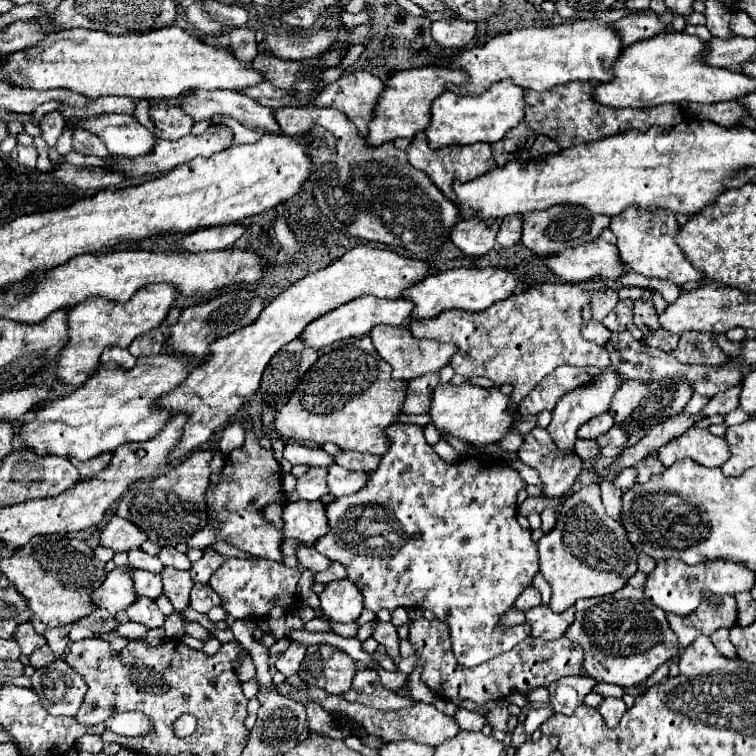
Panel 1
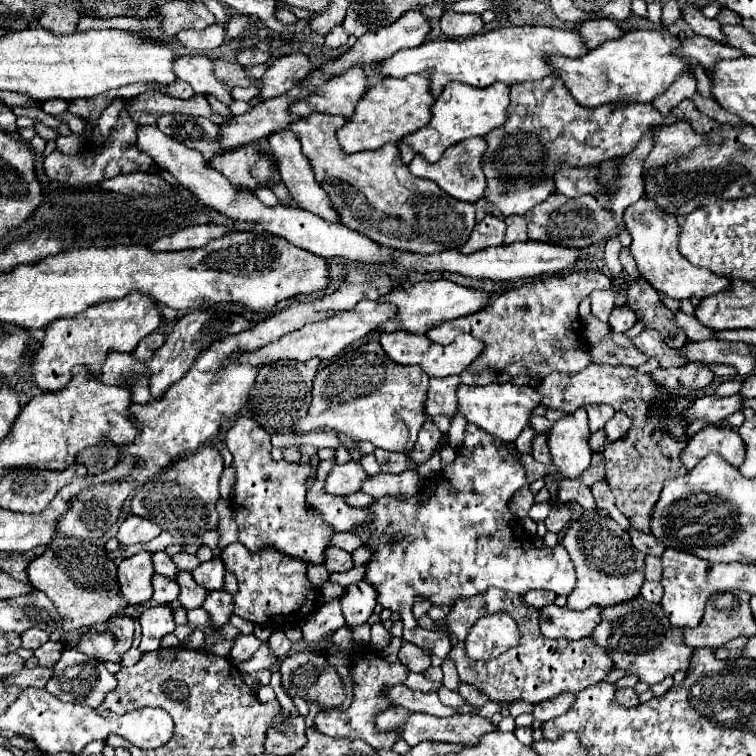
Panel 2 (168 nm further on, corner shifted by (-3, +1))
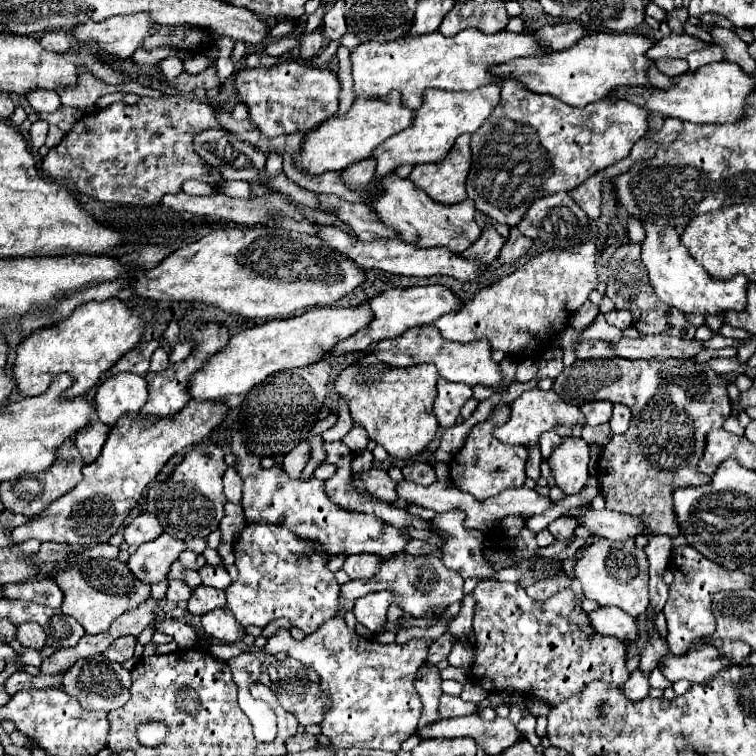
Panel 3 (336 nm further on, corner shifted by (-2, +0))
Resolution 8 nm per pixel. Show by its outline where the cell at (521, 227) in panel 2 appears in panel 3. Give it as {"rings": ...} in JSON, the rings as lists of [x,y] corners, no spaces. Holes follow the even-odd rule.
{"rings":[[[512,226],[512,228],[510,228],[510,236],[508,236],[508,240],[506,240],[504,248],[500,250],[498,262],[502,262],[502,264],[510,264],[510,262],[522,258],[522,256],[530,250],[530,246],[532,246],[532,240],[526,238],[524,234],[520,234],[520,230],[518,230],[516,226]]]}

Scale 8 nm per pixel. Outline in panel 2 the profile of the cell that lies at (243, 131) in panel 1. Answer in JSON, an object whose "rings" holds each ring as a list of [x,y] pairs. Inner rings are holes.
{"rings":[[[183,55],[173,61],[173,71],[179,79],[187,81],[195,94],[211,93],[229,106],[233,98],[225,86],[213,77],[213,61],[205,55]]]}

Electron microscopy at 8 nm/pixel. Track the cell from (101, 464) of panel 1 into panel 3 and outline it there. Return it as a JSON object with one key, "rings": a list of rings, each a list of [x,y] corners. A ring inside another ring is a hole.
{"rings":[[[94,418],[94,422],[90,422],[86,428],[82,428],[82,432],[78,432],[74,442],[76,442],[76,448],[78,448],[84,464],[92,464],[100,456],[108,430],[110,430],[110,426],[104,426],[102,422],[98,422]]]}

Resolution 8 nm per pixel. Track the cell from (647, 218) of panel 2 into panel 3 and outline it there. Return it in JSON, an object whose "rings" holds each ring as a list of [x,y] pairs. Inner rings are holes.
{"rings":[[[642,222],[646,238],[642,240],[642,262],[648,268],[650,284],[654,286],[658,298],[668,306],[678,308],[680,312],[692,314],[720,314],[724,310],[744,310],[746,306],[746,276],[736,276],[732,280],[712,278],[694,258],[688,256],[686,248],[680,242],[680,234],[670,226],[654,226]]]}

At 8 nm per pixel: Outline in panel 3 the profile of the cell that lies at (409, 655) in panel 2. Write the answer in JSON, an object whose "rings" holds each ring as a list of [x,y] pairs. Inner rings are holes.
{"rings":[[[422,664],[420,670],[418,670],[418,678],[414,682],[418,694],[420,694],[420,700],[424,704],[422,708],[422,716],[420,716],[420,724],[418,728],[426,726],[426,724],[432,724],[438,718],[438,698],[442,694],[442,688],[440,688],[440,672],[438,668],[434,666],[434,670],[430,670],[430,664]]]}

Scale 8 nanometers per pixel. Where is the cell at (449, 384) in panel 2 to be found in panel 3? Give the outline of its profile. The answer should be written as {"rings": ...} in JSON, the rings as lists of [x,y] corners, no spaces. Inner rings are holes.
{"rings":[[[438,378],[438,394],[434,400],[434,416],[438,418],[442,428],[448,428],[460,416],[462,406],[472,396],[472,388],[458,382],[446,382]]]}

